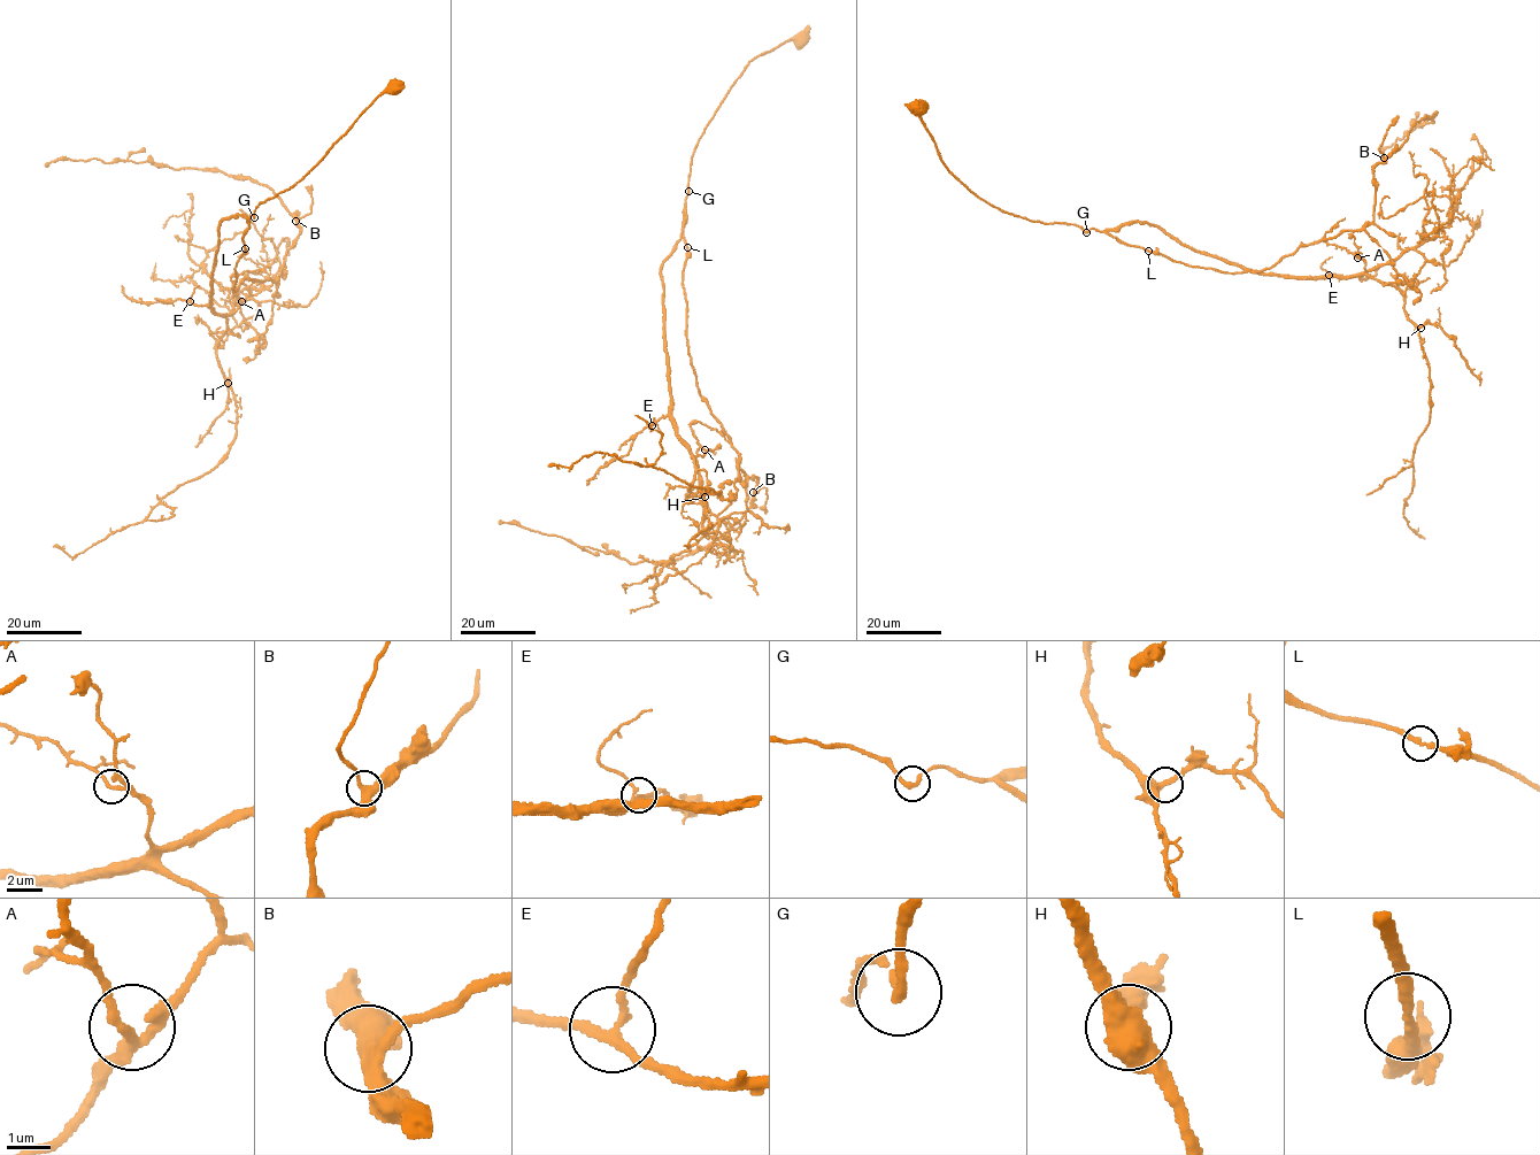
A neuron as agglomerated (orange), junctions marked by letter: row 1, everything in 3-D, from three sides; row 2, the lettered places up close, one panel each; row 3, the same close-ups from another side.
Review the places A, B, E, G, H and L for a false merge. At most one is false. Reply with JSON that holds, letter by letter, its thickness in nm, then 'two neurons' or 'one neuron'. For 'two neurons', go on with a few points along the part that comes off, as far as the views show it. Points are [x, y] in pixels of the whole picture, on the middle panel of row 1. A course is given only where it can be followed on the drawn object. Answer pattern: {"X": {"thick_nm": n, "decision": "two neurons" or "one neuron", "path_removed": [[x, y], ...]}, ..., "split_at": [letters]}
{"A": {"thick_nm": 160, "decision": "one neuron"}, "B": {"thick_nm": 360, "decision": "one neuron"}, "E": {"thick_nm": 200, "decision": "one neuron"}, "G": {"thick_nm": 240, "decision": "one neuron"}, "H": {"thick_nm": 360, "decision": "one neuron"}, "L": {"thick_nm": 240, "decision": "one neuron"}, "split_at": []}

